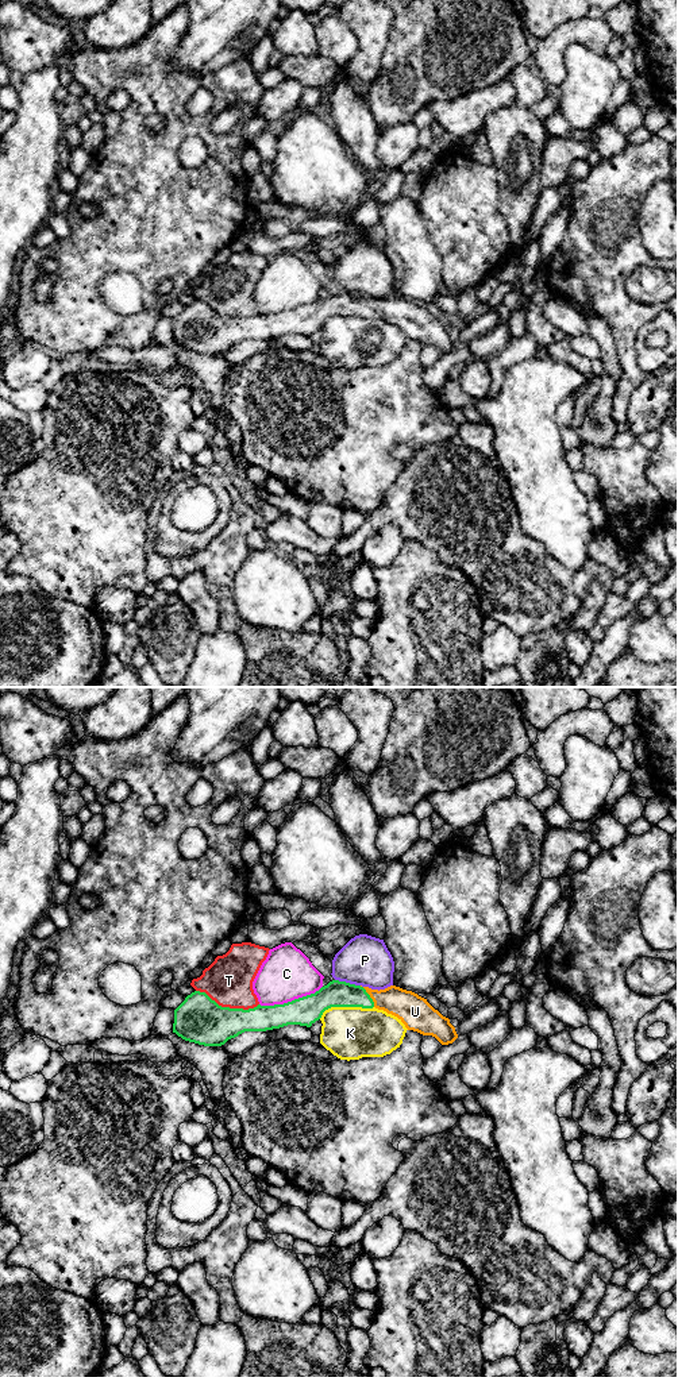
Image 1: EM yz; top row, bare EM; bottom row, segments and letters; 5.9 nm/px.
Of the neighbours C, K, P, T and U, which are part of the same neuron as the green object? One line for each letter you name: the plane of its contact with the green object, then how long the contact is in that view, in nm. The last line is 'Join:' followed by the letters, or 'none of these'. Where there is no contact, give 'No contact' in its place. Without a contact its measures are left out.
U: Touches green in yz. Shared border 160 nm
Join: U

